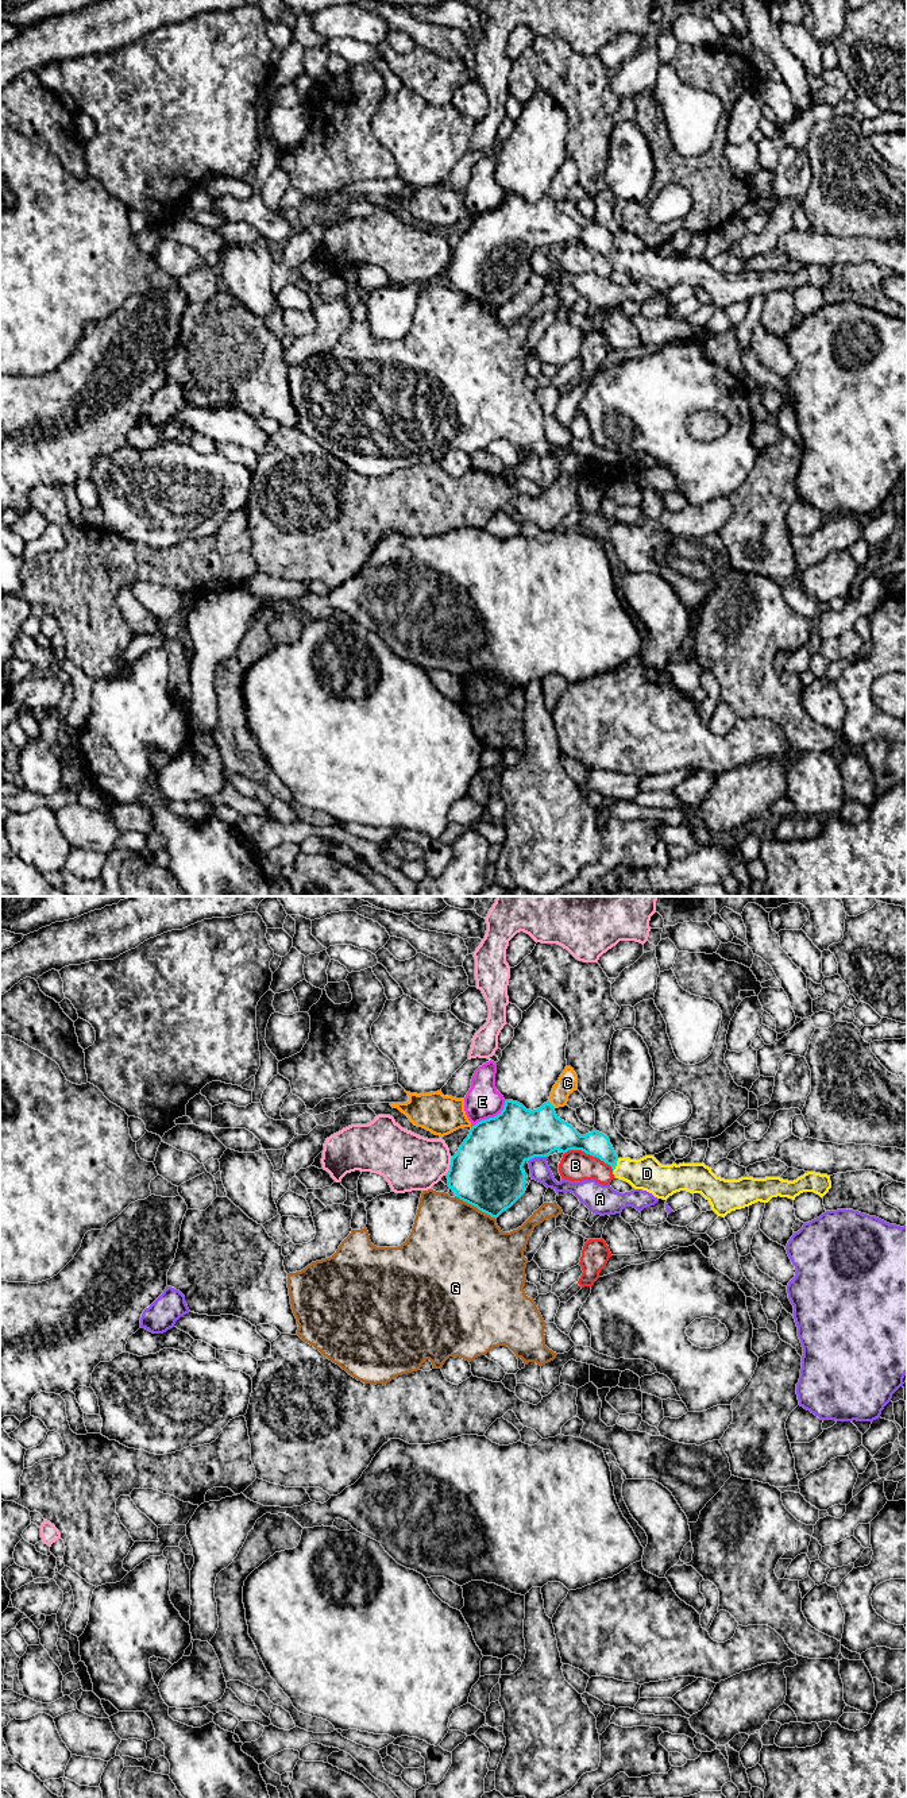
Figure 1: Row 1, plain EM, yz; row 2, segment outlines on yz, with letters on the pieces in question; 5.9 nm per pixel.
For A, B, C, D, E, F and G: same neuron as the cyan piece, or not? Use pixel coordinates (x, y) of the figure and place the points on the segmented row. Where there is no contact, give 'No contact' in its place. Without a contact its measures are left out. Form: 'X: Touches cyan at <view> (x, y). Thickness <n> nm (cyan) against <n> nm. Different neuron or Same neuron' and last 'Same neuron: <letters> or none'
A: Touches cyan at yz (536, 1156). Thickness 380 nm (cyan) against 120 nm. Different neuron
B: Touches cyan at yz (589, 1153). Thickness 200 nm (cyan) against 190 nm. Different neuron
C: Touches cyan at yz (551, 1104). Thickness 300 nm (cyan) against 120 nm. Different neuron
D: Touches cyan at yz (616, 1165). Thickness 150 nm (cyan) against 200 nm. Same neuron
E: Touches cyan at yz (490, 1118). Thickness 400 nm (cyan) against 200 nm. Different neuron
F: Touches cyan at yz (450, 1165). Thickness 420 nm (cyan) against 340 nm. Different neuron
G: Touches cyan at yz (475, 1206). Thickness 420 nm (cyan) against 480 nm. Different neuron
Same neuron: D

